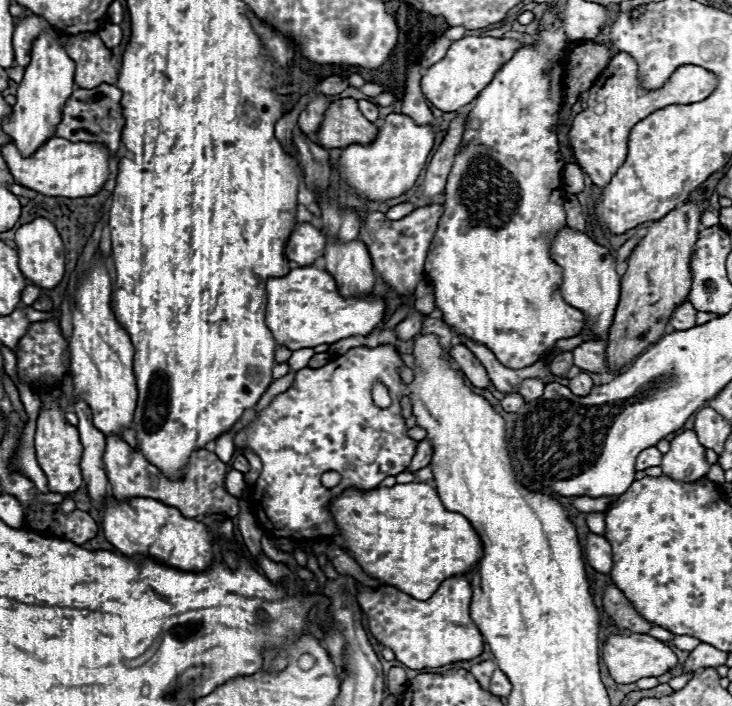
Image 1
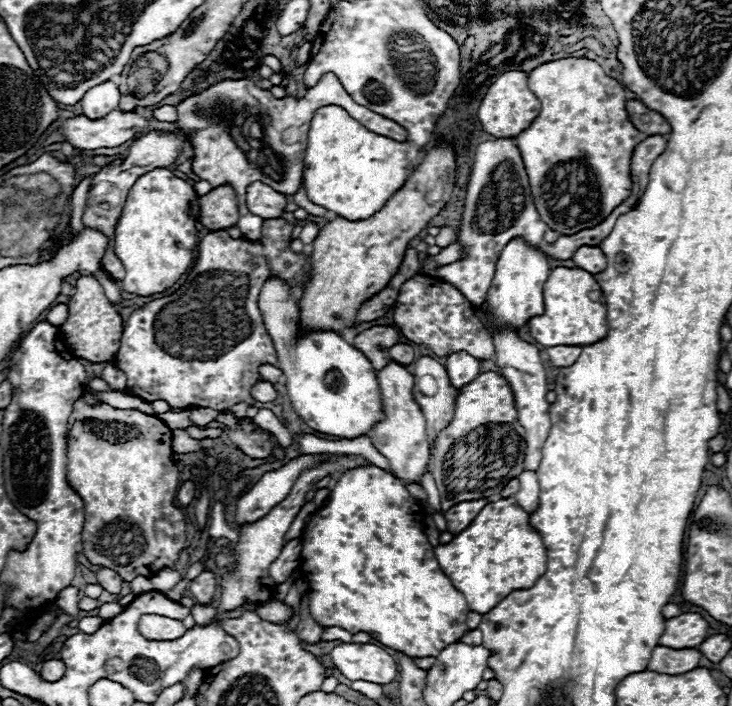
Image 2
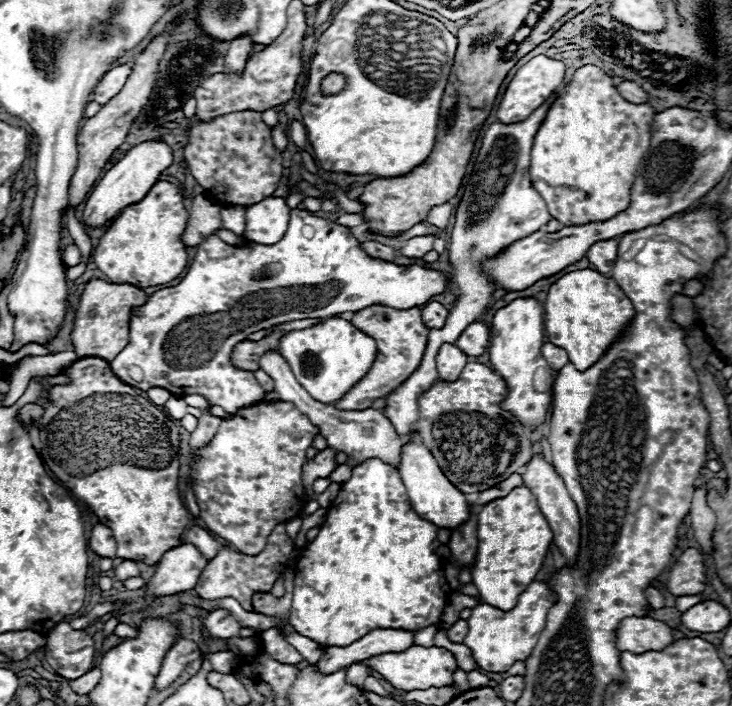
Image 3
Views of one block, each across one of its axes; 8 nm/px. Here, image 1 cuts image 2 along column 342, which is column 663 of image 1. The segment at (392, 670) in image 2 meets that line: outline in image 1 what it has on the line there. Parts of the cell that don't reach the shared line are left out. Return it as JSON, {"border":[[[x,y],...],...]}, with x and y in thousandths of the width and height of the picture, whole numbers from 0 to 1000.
{"border":[[[833,898],[825,909],[822,935],[828,938],[833,958],[844,969],[863,969],[877,960],[899,960],[926,943],[923,926],[907,909],[899,909],[896,904],[891,904],[885,898],[861,898],[861,901]]]}

